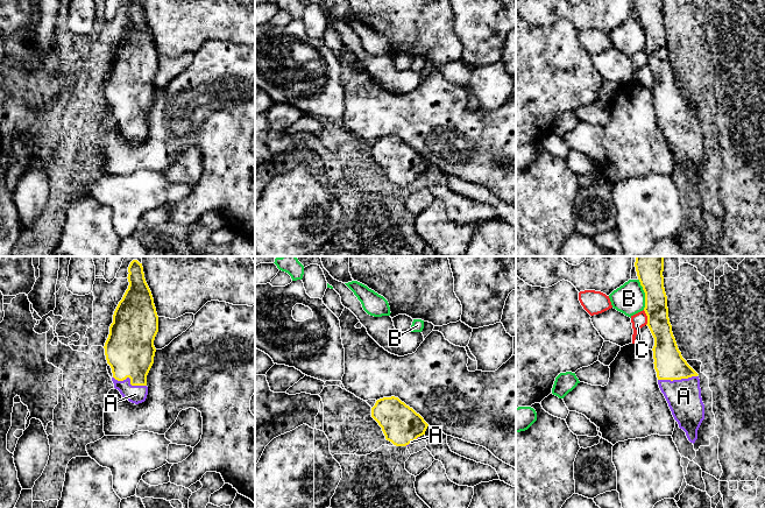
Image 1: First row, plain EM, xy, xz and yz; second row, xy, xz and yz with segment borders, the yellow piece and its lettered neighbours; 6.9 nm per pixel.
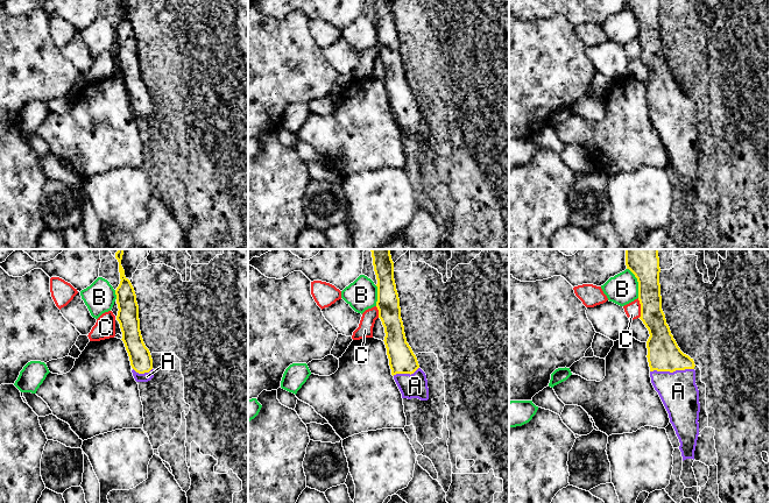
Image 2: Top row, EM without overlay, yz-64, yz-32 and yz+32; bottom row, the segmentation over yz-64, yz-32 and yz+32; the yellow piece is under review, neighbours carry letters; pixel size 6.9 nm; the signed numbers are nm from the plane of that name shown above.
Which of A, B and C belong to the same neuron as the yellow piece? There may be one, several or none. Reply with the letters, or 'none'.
A

